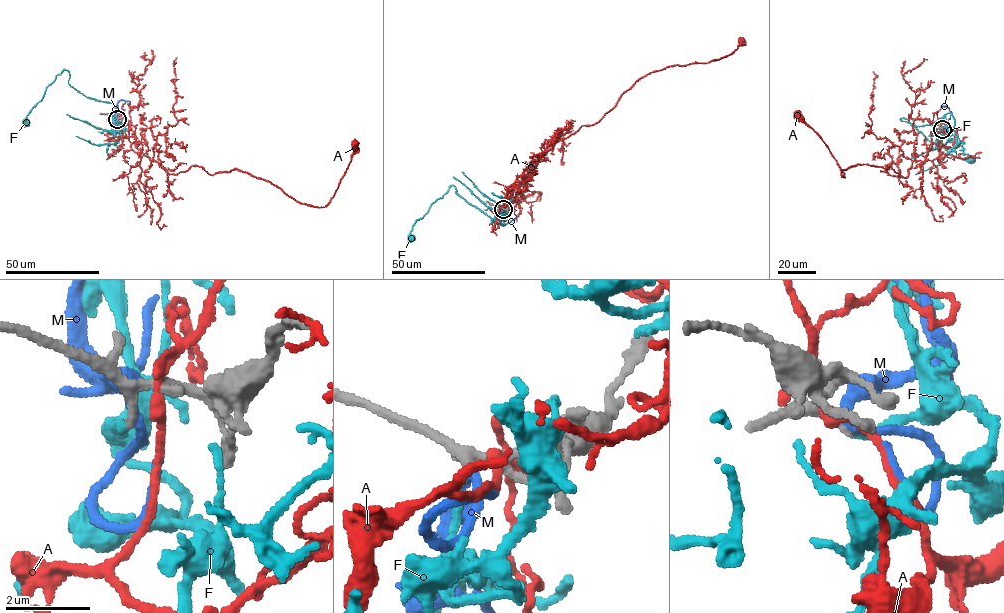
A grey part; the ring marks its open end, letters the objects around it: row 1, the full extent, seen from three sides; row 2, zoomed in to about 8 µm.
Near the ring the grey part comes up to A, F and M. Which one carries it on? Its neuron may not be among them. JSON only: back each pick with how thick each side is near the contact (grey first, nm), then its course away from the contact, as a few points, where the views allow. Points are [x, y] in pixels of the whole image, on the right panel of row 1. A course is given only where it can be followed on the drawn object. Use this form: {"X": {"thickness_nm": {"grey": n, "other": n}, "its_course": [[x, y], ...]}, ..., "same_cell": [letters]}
{"F": {"thickness_nm": {"grey": 180, "other": 180}, "its_course": [[942, 129], [948, 131], [954, 125], [950, 112], [920, 126], [900, 118], [950, 154], [974, 159]]}, "same_cell": ["F"]}

